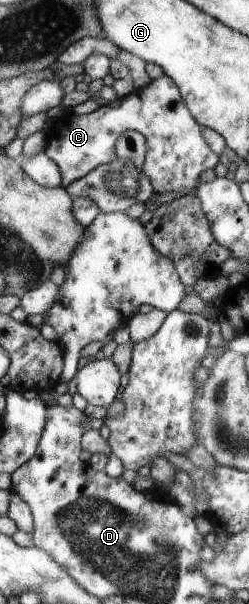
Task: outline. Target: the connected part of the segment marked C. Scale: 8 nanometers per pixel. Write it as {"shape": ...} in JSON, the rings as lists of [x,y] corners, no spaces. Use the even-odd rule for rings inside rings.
{"shape":[[[164,74],[124,99],[117,98],[112,104],[101,104],[92,113],[63,114],[55,130],[48,133],[44,150],[59,167],[62,176],[60,186],[66,189],[97,166],[113,162],[117,139],[127,131],[140,132],[146,138],[144,171],[155,195],[179,192],[182,188],[186,188],[187,193],[196,194],[203,170],[211,170],[219,162],[219,156],[203,140],[201,125],[186,106],[179,87]]]}

